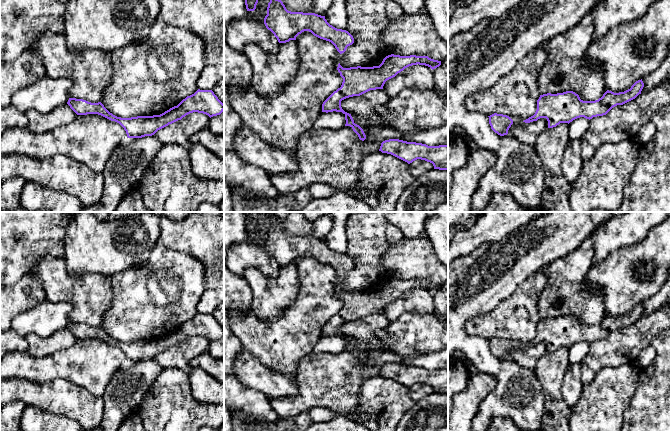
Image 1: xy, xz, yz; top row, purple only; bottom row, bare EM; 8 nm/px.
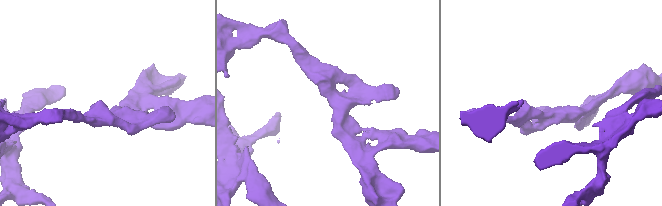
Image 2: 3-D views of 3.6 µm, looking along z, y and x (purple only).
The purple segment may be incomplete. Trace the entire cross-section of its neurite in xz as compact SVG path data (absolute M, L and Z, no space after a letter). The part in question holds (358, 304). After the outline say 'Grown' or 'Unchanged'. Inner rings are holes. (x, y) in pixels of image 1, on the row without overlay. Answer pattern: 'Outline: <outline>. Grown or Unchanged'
Outline: M391 278L386 280L379 290L343 292L339 287L337 294L343 302L342 309L323 326L322 336L342 336L345 339L345 350L350 350L359 363L364 365L366 359L363 353L354 347L351 338L342 333L341 325L349 321L360 320L370 314L383 313L387 304L395 301L405 292L417 288L428 290L433 294L441 289L441 285L428 280Z. Unchanged

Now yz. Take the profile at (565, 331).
Outline: M641 303L624 316L614 317L607 314L601 322L595 325L583 325L573 315L543 318L537 324L535 338L523 346L530 347L540 342L546 342L548 352L553 352L560 347L569 348L580 341L590 344L593 341L606 339L613 331L635 323L641 318L643 311L644 307Z. Unchanged

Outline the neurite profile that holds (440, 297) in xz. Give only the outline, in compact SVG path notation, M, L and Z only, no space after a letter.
M448 279L441 285L441 289L433 293L434 314L439 318L448 317Z

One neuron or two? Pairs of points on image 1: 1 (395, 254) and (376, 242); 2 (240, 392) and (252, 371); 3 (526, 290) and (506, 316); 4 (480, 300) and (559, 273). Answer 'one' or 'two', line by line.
1: two
2: two
3: one
4: two

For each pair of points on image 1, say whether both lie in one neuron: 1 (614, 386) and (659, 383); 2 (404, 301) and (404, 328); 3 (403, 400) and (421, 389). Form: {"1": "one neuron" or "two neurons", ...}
{"1": "two neurons", "2": "two neurons", "3": "two neurons"}

